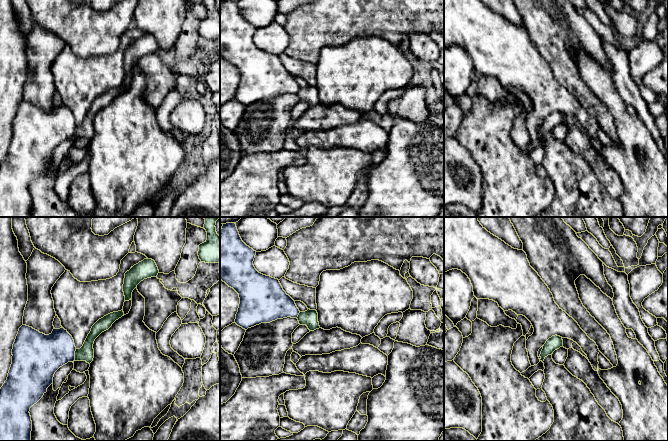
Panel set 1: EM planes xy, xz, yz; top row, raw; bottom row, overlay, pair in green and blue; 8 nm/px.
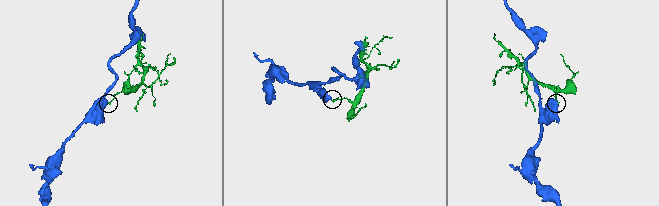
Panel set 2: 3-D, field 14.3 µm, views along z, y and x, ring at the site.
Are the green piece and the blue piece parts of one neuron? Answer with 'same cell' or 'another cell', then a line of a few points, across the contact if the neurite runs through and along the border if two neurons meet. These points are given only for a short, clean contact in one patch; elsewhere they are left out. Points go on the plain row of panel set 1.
another cell; line xy (76, 125), (74, 136)

